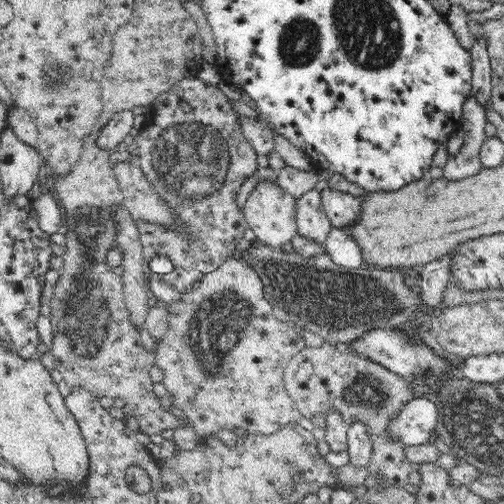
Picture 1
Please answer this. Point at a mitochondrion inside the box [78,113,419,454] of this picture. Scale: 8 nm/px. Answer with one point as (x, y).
(331, 301)

